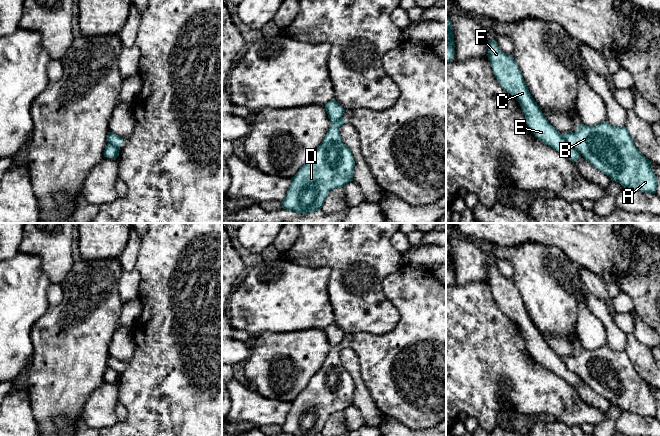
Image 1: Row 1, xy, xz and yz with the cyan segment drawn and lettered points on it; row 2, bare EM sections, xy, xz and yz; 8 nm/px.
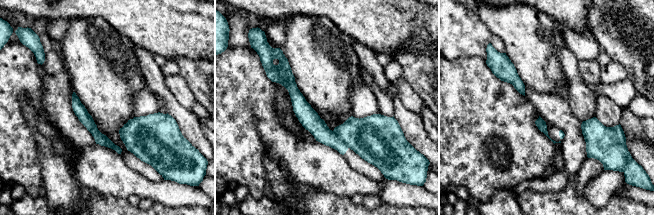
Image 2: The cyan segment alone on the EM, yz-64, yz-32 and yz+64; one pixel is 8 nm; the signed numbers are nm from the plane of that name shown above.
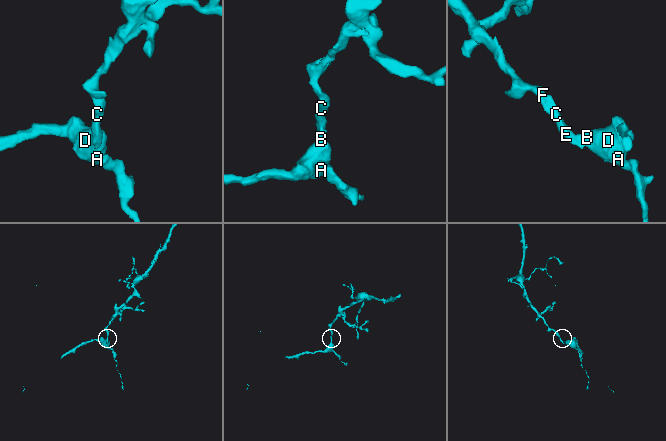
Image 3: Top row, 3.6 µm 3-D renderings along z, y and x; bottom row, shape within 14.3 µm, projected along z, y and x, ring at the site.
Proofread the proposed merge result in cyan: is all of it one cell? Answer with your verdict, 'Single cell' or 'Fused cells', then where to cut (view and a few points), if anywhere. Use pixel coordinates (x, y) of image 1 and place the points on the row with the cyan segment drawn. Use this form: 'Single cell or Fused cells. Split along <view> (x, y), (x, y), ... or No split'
Fused cells. Split along yz (561, 134), (562, 138), (577, 152)

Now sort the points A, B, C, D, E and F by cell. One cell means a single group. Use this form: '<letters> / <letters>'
A B D / C E F

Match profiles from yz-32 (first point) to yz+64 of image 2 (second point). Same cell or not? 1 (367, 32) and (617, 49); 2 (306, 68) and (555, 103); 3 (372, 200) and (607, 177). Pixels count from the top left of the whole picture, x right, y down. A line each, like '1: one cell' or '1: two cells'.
1: two cells
2: two cells
3: one cell

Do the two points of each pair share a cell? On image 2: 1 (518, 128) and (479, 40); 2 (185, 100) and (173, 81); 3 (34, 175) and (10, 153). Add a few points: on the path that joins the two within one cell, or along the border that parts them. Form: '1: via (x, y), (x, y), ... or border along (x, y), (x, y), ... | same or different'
1: border along (460, 57), (479, 56), (485, 63) | different
2: via (183, 95), (178, 86) | same
3: via (28, 171), (16, 159) | same

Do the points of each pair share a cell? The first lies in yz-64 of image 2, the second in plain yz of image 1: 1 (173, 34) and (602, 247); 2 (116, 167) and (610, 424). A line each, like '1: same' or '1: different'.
1: same
2: different

